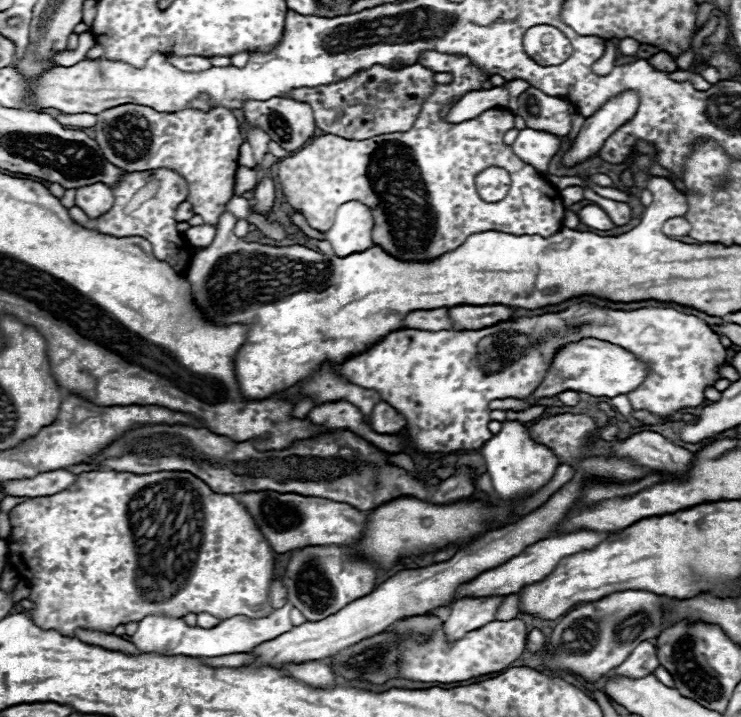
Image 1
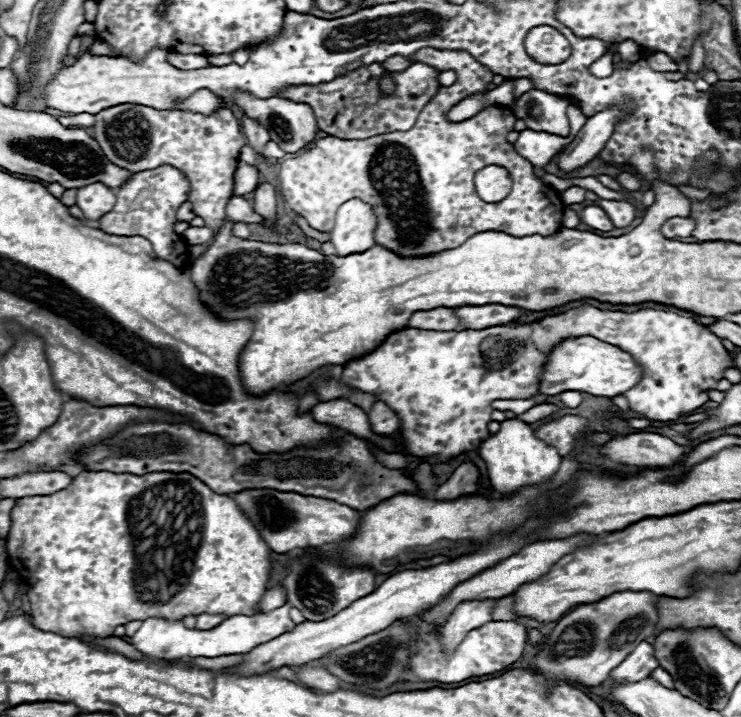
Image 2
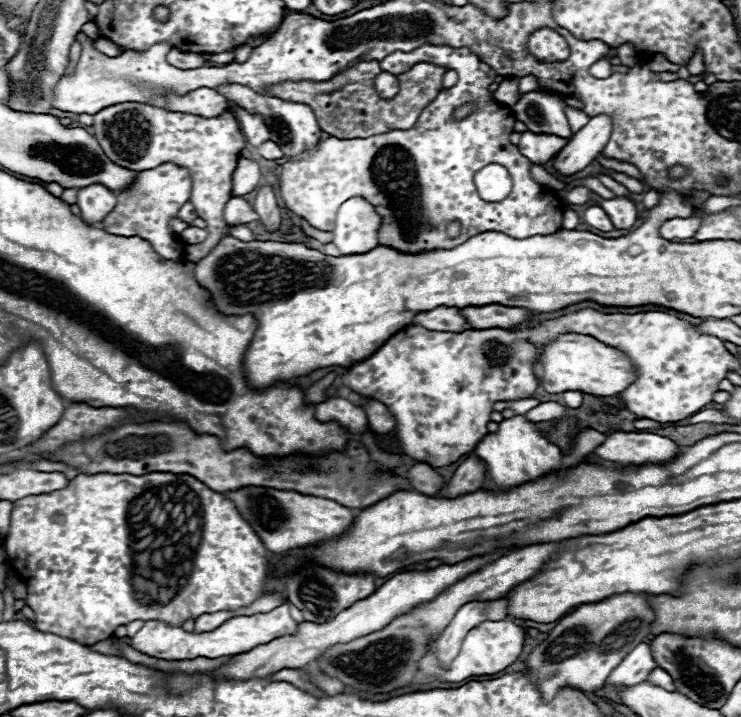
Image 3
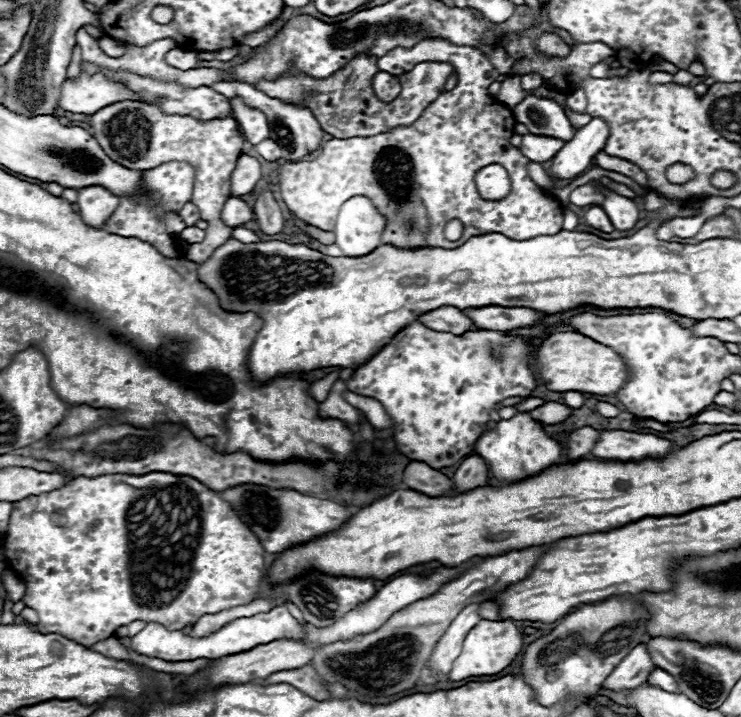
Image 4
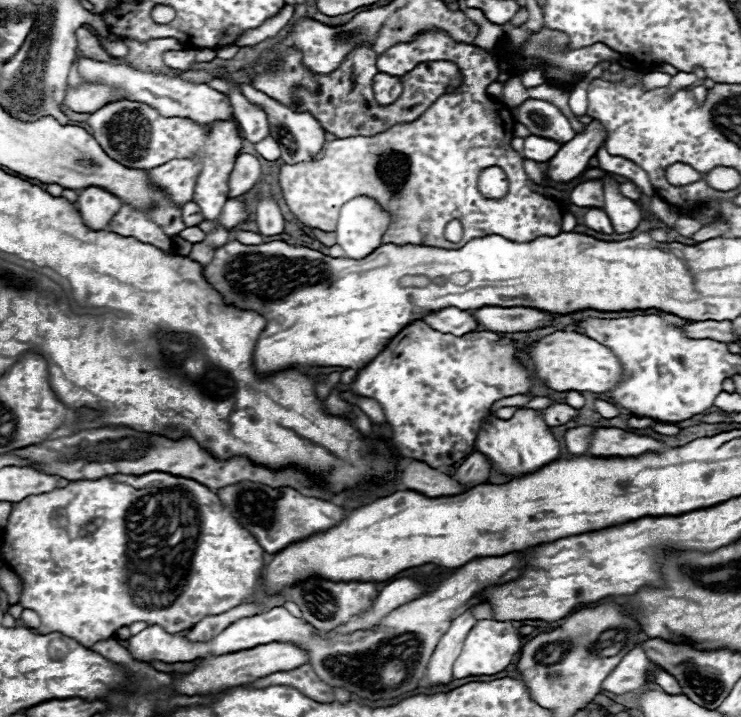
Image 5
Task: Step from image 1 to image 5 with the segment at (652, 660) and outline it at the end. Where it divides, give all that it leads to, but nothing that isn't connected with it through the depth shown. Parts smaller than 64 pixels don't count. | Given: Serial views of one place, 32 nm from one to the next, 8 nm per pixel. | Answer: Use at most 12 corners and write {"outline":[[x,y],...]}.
{"outline":[[630,650],[602,682],[614,694],[634,692],[646,682],[650,658]]}

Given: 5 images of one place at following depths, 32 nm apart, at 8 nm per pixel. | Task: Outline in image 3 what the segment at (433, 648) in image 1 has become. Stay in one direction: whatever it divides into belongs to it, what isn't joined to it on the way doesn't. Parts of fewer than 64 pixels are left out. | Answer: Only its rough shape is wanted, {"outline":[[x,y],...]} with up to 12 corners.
{"outline":[[512,620],[472,628],[460,654],[442,668],[434,642],[418,672],[444,682],[496,674],[524,648]]}

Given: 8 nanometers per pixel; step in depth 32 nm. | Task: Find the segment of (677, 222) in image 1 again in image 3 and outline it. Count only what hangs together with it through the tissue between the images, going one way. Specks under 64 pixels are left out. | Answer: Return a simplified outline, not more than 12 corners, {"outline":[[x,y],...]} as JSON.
{"outline":[[672,218],[660,226],[666,240],[692,238],[700,220]]}

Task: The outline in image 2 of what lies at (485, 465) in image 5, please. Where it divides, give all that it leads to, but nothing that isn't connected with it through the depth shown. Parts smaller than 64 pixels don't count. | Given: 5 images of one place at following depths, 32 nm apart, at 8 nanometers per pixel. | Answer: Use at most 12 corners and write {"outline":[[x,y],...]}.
{"outline":[[462,464],[438,486],[434,500],[456,500],[478,490],[480,472]]}

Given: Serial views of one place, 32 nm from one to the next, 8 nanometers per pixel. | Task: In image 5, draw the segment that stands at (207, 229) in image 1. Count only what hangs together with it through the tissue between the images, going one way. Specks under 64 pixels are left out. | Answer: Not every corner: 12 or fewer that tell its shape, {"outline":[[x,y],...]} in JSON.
{"outline":[[198,226],[184,228],[178,236],[196,244],[206,234]]}

